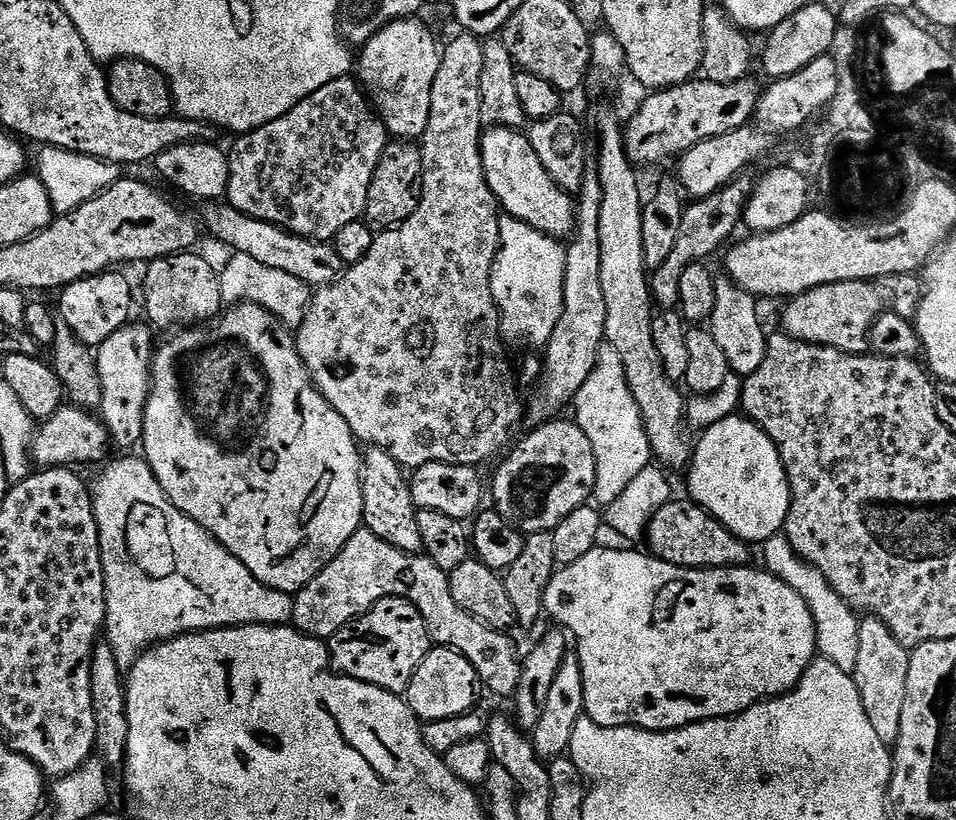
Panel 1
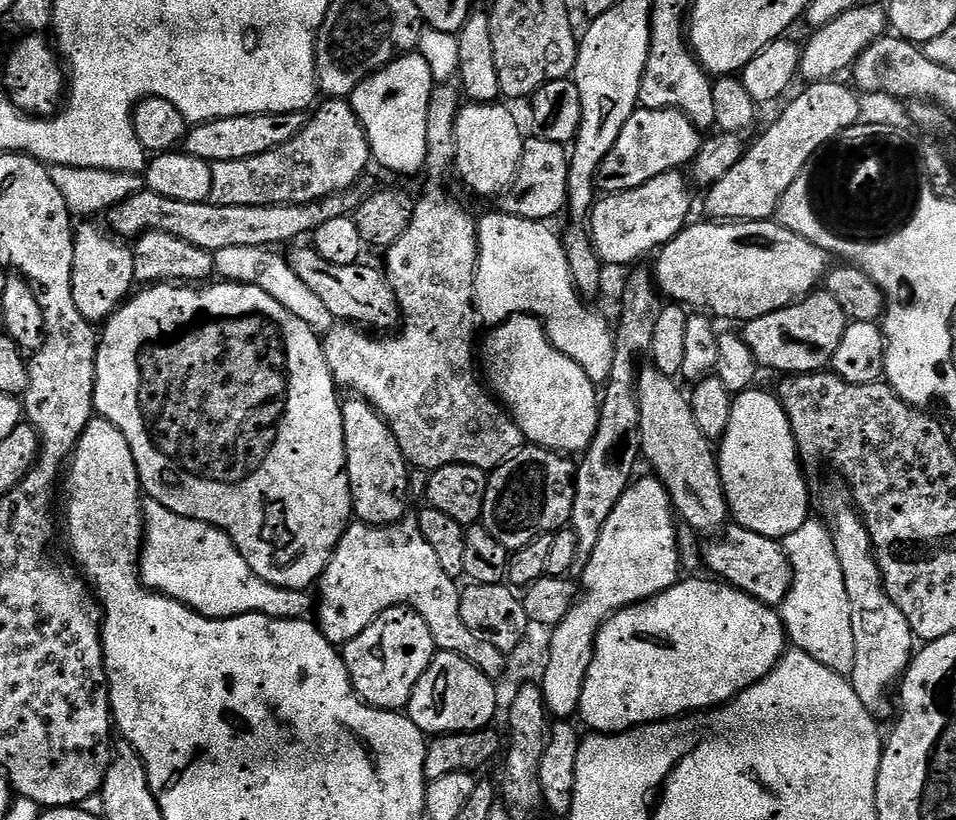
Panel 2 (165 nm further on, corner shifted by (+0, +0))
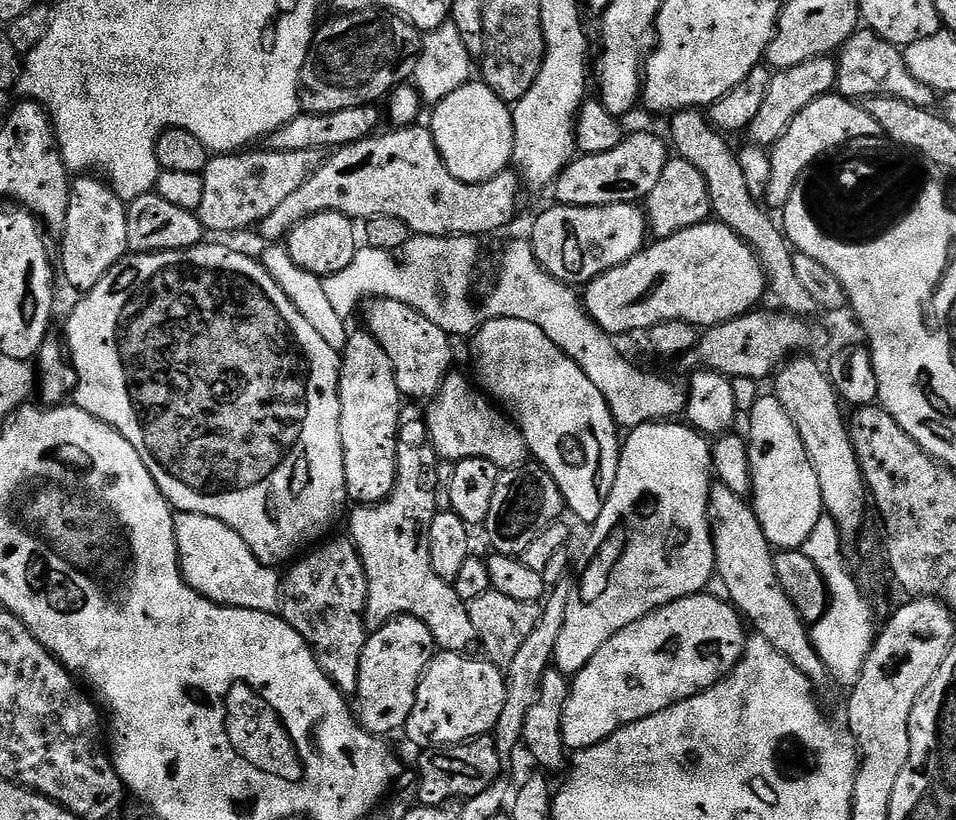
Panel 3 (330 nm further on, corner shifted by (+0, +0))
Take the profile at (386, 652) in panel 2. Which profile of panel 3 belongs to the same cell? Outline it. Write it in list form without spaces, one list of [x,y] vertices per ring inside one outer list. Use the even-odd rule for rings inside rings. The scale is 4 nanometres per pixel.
[[[395,616],[369,635],[362,650],[356,687],[356,696],[360,700],[358,719],[367,732],[372,736],[388,738],[399,728],[400,731],[407,729],[418,686],[437,652],[434,634],[430,634],[428,627],[413,616]]]

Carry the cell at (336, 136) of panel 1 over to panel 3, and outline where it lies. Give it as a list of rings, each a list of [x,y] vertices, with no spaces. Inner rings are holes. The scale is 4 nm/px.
[[[315,148],[285,152],[252,151],[256,150],[216,154],[204,167],[202,206],[198,215],[205,233],[255,229],[266,214],[271,214],[287,196],[302,187],[302,182],[314,175],[322,163],[321,153]]]

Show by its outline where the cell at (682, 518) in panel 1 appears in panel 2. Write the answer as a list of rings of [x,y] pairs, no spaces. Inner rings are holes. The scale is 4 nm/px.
[[[739,526],[725,527],[722,534],[709,540],[712,541],[703,545],[703,567],[712,571],[709,573],[713,577],[725,584],[733,584],[738,590],[758,598],[763,604],[780,606],[790,594],[793,573],[788,551],[781,541],[754,534],[754,530]]]

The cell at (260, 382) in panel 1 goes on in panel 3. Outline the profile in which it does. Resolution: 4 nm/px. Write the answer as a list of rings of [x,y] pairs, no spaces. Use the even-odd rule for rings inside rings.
[[[211,242],[173,252],[129,254],[123,256],[104,275],[98,286],[83,293],[79,299],[76,309],[68,316],[68,344],[66,340],[66,352],[72,369],[76,371],[75,407],[106,422],[115,432],[122,434],[122,438],[126,438],[126,442],[130,442],[134,450],[138,450],[158,490],[176,512],[206,514],[210,518],[226,522],[226,526],[233,528],[242,542],[250,546],[254,558],[269,566],[287,565],[309,546],[329,535],[327,532],[336,520],[336,512],[342,511],[344,504],[349,503],[340,437],[342,356],[318,335],[318,330],[314,330],[314,326],[310,326],[310,322],[306,322],[302,314],[298,314],[294,302],[286,298],[278,282],[270,278],[255,255],[247,256],[246,253],[235,252],[224,244]]]

